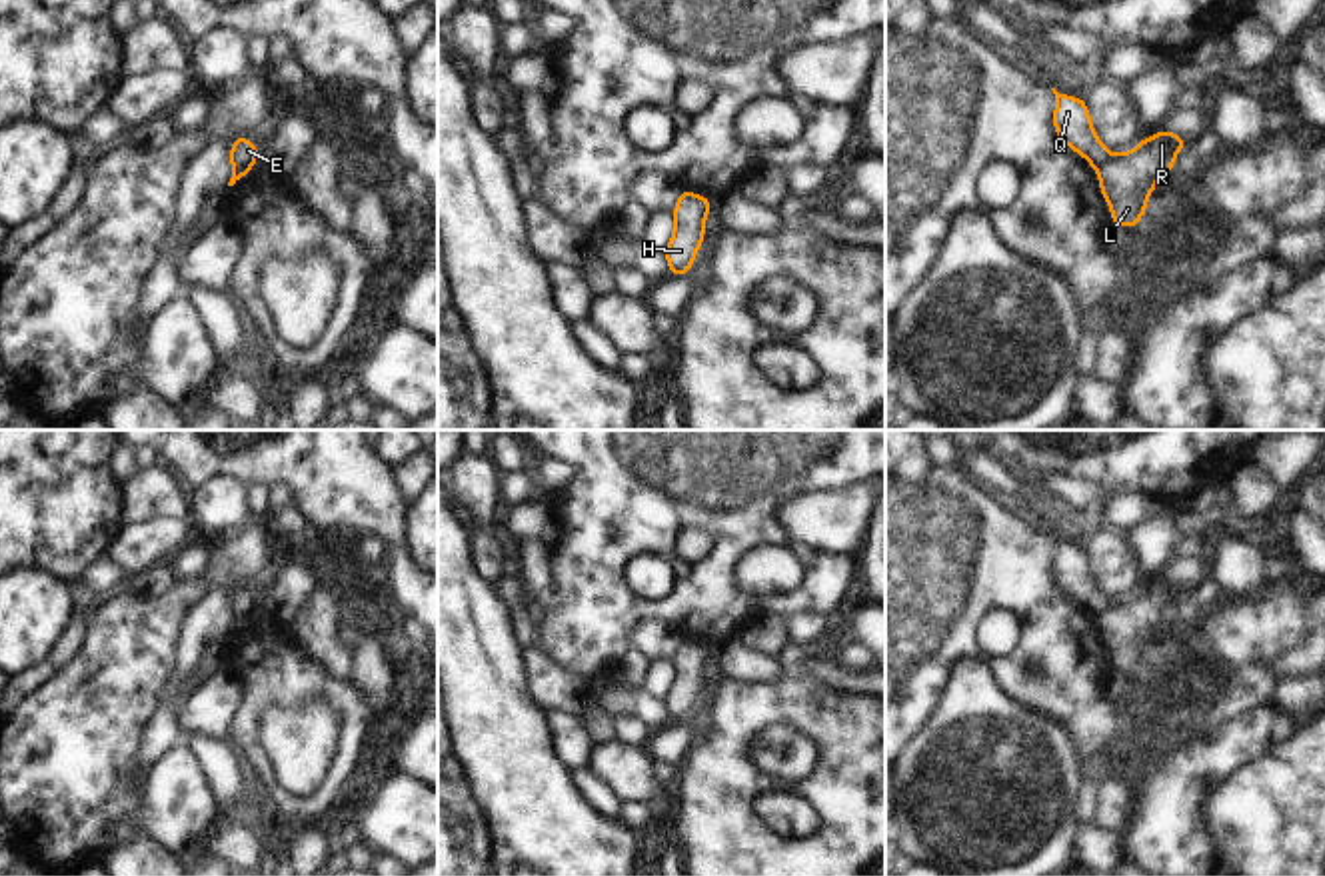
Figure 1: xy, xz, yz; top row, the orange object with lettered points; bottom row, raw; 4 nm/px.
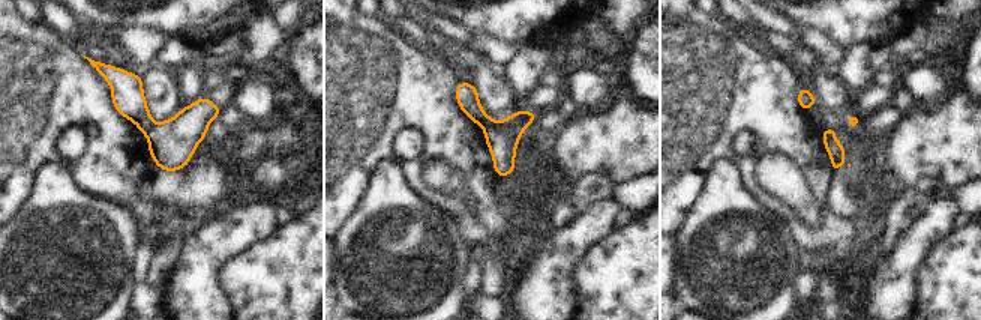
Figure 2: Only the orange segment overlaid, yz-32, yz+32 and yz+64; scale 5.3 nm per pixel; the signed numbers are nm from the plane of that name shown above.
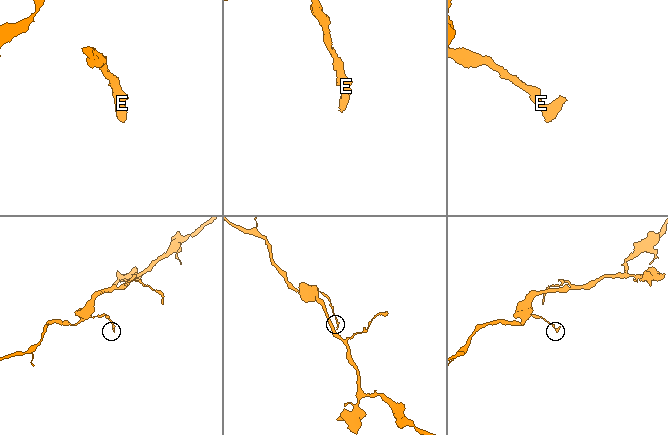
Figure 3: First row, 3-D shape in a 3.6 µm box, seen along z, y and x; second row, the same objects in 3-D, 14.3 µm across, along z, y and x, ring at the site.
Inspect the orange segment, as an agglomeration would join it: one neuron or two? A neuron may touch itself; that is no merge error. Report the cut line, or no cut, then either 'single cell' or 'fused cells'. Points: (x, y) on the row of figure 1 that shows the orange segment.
yz (1112, 154), (1098, 170) | fused cells

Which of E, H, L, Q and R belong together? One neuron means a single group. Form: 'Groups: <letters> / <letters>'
Groups: E Q / H L R.

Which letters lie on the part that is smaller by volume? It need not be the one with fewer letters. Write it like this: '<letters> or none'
H, L, R

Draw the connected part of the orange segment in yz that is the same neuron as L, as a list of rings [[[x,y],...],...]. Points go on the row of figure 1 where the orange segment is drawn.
[[[1159,130],[1151,138],[1143,138],[1133,150],[1111,156],[1097,170],[1113,224],[1123,228],[1139,224],[1155,184],[1175,168],[1175,156],[1187,144],[1185,138]]]

